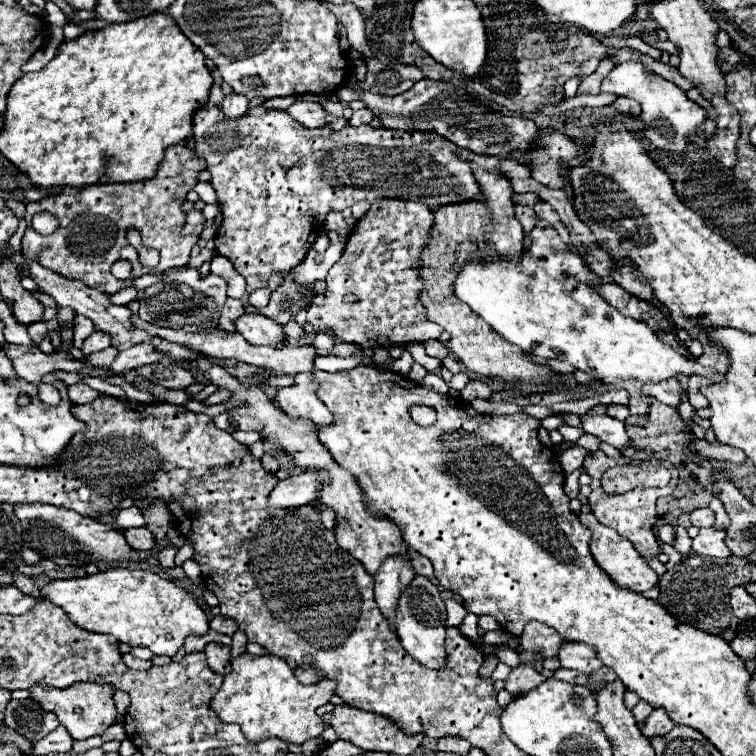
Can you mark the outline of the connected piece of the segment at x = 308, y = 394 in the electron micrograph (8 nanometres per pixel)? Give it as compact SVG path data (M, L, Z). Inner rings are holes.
M312 373L294 375L294 385L276 387L274 401L290 415L290 417L306 417L320 425L330 425L332 413L324 403L316 397L316 383L312 381Z

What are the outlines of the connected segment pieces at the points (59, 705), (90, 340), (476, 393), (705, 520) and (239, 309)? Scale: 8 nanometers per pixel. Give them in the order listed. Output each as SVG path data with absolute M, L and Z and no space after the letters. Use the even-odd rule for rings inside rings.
M74 683L66 689L34 685L30 689L30 697L38 701L46 711L54 711L60 719L60 725L64 725L68 733L78 741L102 735L116 721L116 705L112 699L114 691L116 691L114 685L98 685L98 683Z
M96 329L96 331L92 331L92 335L86 337L86 341L82 345L82 353L88 355L88 353L94 353L94 351L100 351L100 349L106 349L106 347L110 347L108 333Z
M474 379L474 381L470 381L470 383L464 387L462 397L464 397L464 399L472 399L472 397L484 397L484 399L488 399L488 397L490 397L490 387L488 387L488 383Z
M708 507L696 509L696 511L690 513L690 521L692 521L692 525L696 525L696 527L712 527L712 525L714 525L714 519L716 519L716 515L714 515Z
M226 299L226 303L224 303L224 311L222 311L222 317L220 317L218 327L224 329L224 331L232 331L230 323L236 321L236 317L242 315L242 313L244 313L244 305L242 305L240 299Z

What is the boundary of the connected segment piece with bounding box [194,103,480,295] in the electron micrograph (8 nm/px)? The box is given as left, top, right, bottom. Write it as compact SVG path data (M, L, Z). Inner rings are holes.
M206 103L194 115L194 139L196 153L206 161L206 169L212 175L210 185L218 195L218 207L224 215L216 233L216 253L228 257L246 279L246 295L266 287L272 273L288 273L302 263L330 211L342 211L362 199L376 201L384 197L422 201L430 209L438 209L440 205L470 201L470 197L480 195L464 151L444 141L444 137L426 131L376 129L372 125L344 125L340 131L334 131L330 125L308 129L292 121L286 111L264 107L248 109L236 121L228 121L218 107Z

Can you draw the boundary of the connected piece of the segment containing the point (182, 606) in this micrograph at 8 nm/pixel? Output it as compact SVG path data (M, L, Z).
M108 569L82 579L56 579L42 589L42 595L62 607L78 627L114 635L132 647L148 647L154 655L172 657L188 635L206 635L210 631L206 613L188 591L150 571Z

